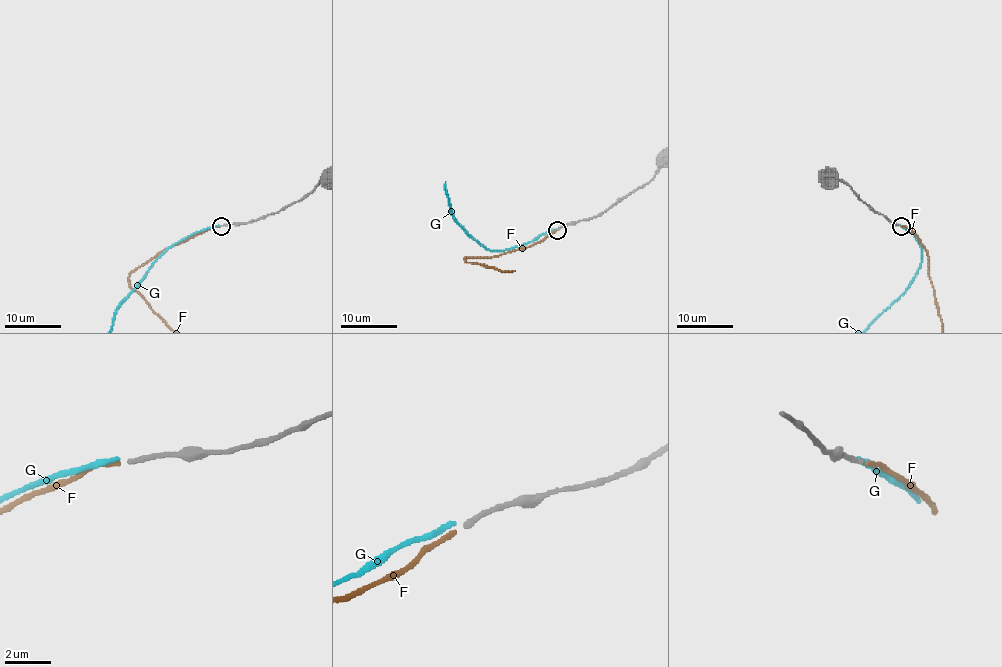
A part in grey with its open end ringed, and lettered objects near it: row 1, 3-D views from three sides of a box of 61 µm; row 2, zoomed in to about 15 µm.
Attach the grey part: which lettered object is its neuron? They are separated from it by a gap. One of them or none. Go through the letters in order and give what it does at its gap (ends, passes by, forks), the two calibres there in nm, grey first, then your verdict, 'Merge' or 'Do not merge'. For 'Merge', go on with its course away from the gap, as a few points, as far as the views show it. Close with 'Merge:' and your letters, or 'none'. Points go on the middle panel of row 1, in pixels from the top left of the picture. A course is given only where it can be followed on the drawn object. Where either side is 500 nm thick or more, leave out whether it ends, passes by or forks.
F: It ends there. Thickness 220 nm (grey) against 180 nm. Merge
G: It ends there. Thickness 220 nm (grey) against 220 nm. Do not merge
Merge: F

